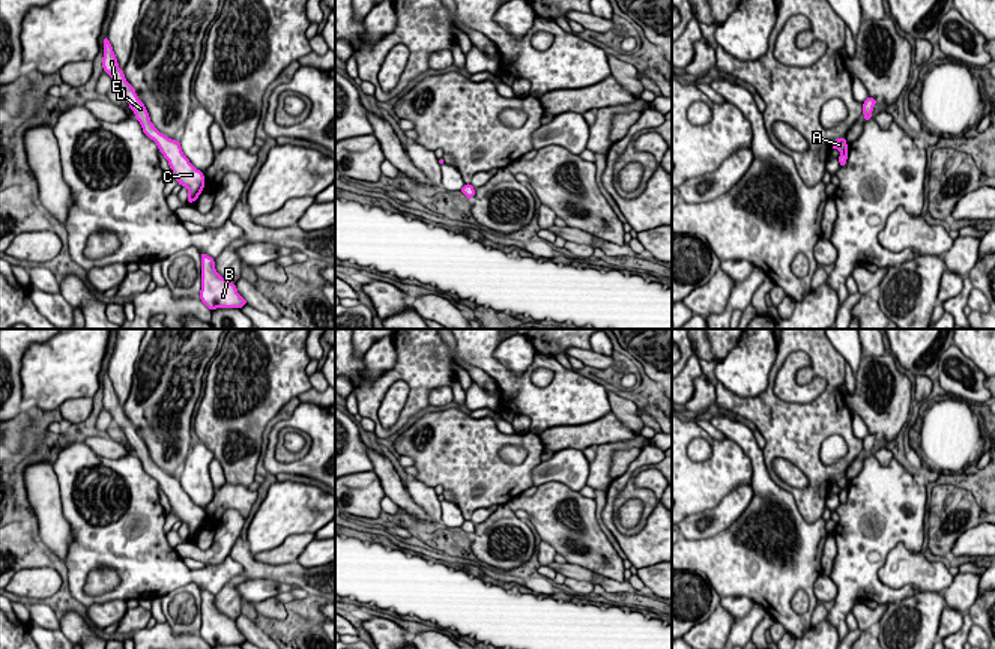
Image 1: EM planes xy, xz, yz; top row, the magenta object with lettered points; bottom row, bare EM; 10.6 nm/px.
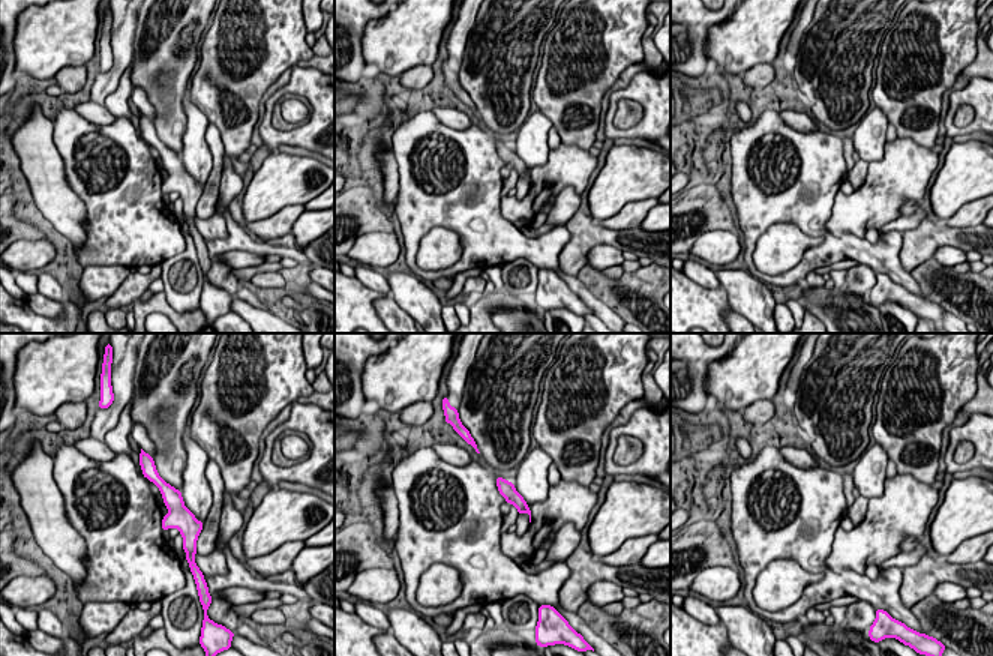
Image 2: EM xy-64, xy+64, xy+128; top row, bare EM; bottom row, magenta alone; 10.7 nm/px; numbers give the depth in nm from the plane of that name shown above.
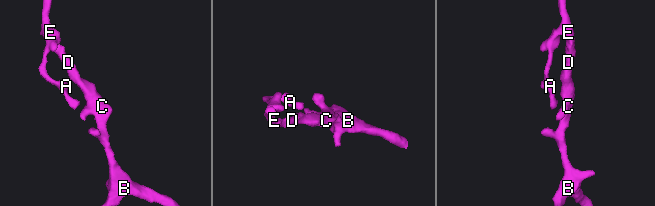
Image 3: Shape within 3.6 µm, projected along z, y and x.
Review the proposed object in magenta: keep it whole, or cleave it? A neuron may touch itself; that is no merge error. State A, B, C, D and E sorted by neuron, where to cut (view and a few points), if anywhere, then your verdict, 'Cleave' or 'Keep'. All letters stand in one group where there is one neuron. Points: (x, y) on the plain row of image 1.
Groups: A B C D E. No split. Keep

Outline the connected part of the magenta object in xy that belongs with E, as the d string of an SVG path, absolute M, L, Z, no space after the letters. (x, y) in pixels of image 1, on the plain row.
M108 373L104 374L102 391L104 409L113 415L114 425L123 430L126 439L129 440L129 445L135 451L135 455L140 458L143 469L156 479L159 488L168 497L168 502L171 505L171 511L168 514L176 515L180 523L188 524L188 539L191 541L198 535L204 524L204 511L197 506L183 491L180 478L171 476L167 472L161 470L150 458L144 440L138 436L135 425L126 418L123 407L119 404Z

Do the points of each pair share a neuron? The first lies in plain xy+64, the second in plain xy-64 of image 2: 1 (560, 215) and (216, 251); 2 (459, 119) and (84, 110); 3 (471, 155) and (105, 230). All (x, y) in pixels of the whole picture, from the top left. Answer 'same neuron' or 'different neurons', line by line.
1: different neurons
2: same neuron
3: same neuron

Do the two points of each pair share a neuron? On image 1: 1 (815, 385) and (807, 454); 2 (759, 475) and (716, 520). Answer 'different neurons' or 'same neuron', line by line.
1: different neurons
2: different neurons

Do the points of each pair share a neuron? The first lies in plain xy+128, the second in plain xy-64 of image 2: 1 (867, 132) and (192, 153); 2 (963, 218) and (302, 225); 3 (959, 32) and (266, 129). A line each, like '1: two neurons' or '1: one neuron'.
1: one neuron
2: two neurons
3: two neurons

